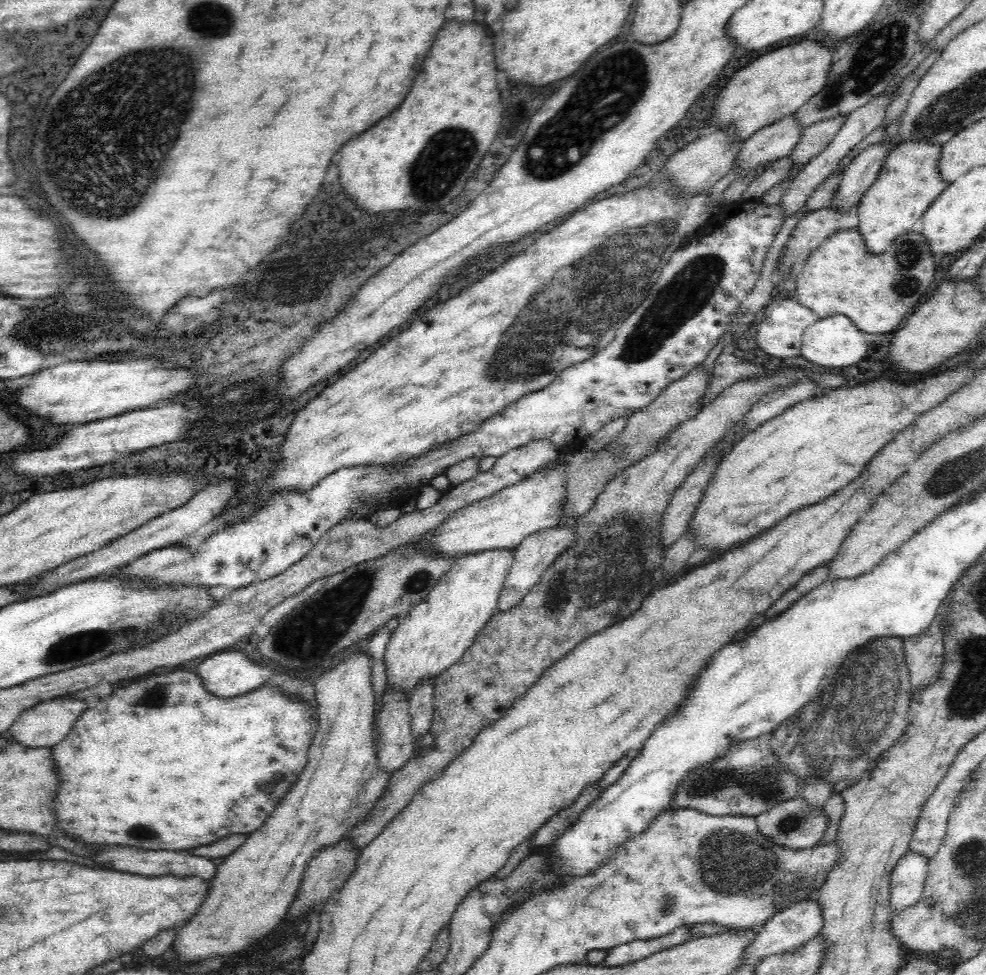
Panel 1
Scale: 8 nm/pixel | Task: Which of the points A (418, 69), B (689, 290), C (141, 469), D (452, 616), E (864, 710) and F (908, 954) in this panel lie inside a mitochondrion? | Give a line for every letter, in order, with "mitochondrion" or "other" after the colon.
A: other
B: mitochondrion
C: other
D: other
E: mitochondrion
F: other

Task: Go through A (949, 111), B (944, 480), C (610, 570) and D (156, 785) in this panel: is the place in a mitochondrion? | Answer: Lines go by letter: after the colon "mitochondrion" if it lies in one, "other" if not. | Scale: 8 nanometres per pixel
A: mitochondrion
B: mitochondrion
C: mitochondrion
D: other

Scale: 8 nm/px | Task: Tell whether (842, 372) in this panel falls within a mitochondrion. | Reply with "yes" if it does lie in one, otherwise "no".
no

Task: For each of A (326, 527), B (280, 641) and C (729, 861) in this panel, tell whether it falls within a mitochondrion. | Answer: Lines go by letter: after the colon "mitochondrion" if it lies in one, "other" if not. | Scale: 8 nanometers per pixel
A: other
B: mitochondrion
C: mitochondrion

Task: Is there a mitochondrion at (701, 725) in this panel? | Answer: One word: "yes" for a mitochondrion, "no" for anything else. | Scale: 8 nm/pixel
no

